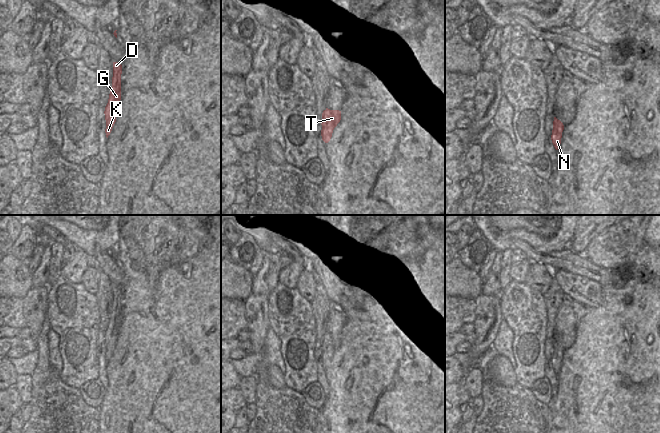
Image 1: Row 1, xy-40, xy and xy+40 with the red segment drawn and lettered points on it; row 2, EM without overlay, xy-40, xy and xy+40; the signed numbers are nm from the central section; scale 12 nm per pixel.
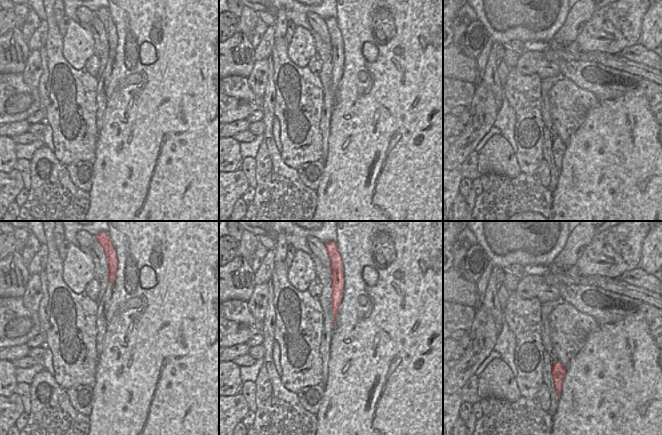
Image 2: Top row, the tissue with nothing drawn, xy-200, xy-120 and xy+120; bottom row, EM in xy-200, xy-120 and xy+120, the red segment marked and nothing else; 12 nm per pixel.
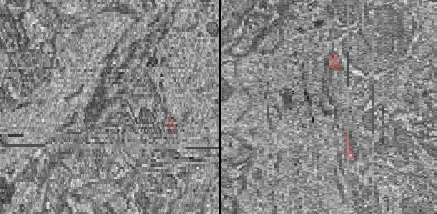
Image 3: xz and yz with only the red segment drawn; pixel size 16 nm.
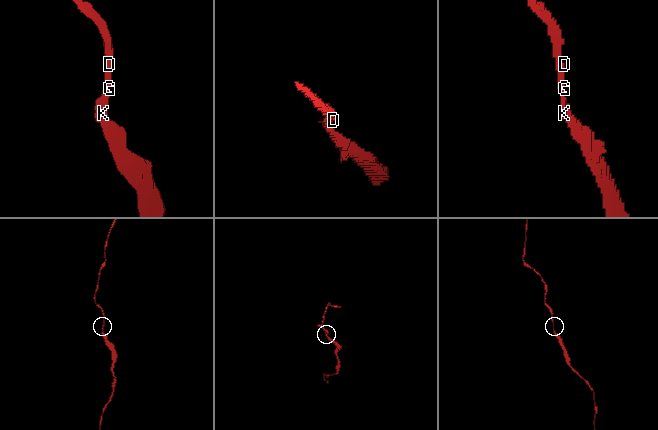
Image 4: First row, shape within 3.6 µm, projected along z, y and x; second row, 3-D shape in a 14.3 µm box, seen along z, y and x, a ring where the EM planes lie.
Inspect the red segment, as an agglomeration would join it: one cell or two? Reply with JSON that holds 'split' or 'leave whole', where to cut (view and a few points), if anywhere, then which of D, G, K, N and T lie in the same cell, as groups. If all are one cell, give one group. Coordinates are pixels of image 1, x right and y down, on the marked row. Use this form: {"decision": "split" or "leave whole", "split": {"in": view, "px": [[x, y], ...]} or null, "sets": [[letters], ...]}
{"decision": "leave whole", "split": null, "sets": [["D", "G", "K", "N", "T"]]}

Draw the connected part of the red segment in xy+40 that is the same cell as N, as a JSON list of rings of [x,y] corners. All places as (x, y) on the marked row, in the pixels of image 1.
[[[554,117],[551,140],[556,150],[558,150],[560,147],[563,130],[563,123]]]

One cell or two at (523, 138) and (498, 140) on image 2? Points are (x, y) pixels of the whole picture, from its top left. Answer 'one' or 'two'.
two

